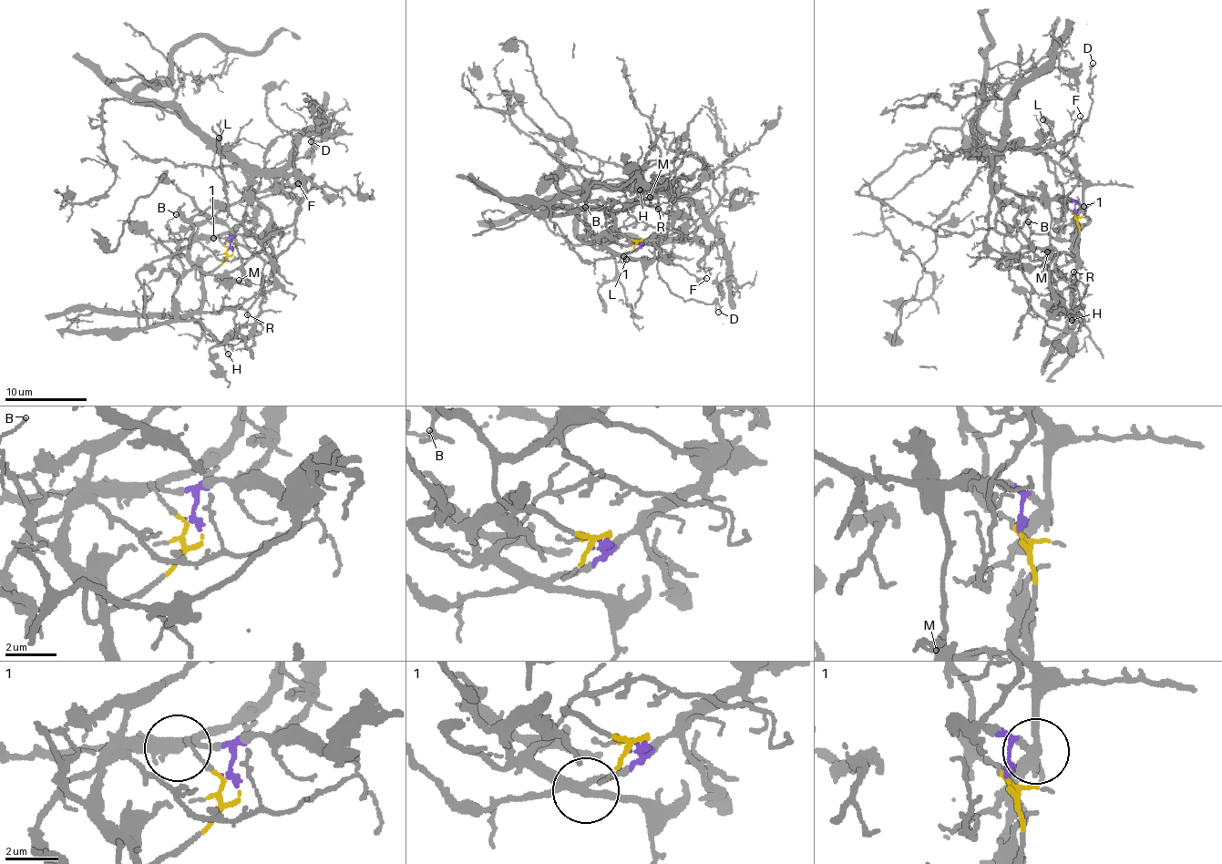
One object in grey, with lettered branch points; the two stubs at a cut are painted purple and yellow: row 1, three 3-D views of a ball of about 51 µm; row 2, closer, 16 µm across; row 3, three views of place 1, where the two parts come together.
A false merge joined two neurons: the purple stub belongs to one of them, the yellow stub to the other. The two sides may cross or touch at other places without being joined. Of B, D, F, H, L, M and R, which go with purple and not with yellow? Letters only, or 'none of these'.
L

